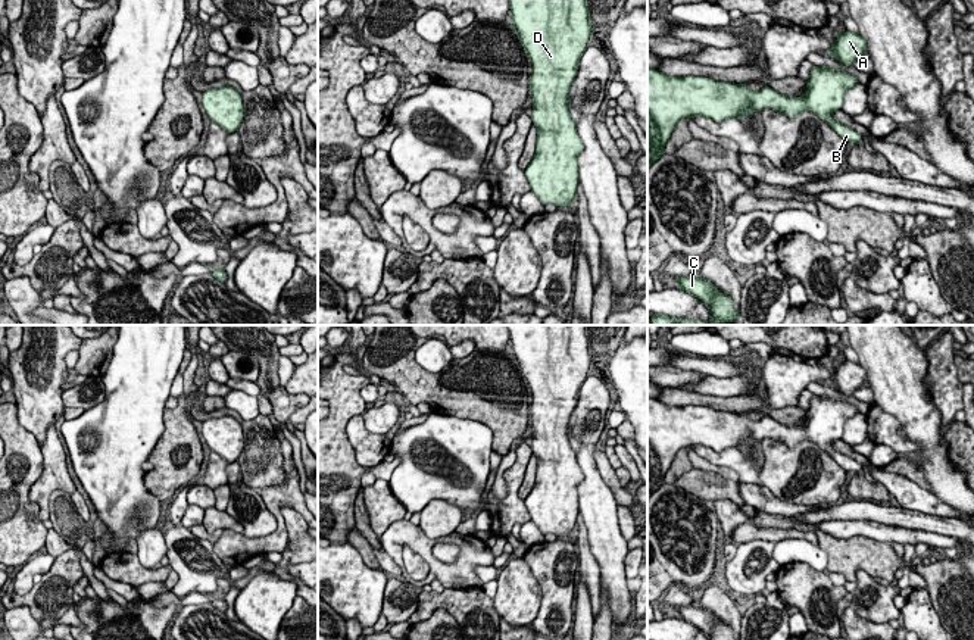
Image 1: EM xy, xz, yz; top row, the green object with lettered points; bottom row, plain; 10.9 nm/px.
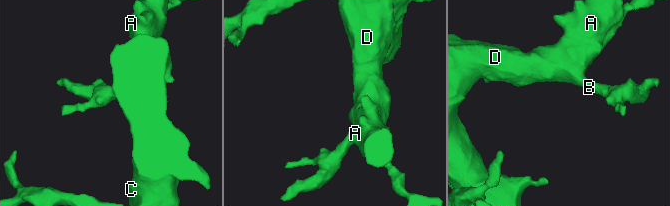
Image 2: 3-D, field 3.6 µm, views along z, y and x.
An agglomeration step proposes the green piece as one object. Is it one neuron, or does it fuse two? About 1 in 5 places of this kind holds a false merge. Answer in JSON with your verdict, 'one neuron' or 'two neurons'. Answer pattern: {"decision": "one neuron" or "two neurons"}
{"decision": "one neuron"}

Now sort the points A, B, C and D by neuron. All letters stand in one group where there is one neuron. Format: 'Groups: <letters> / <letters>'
Groups: A B C D

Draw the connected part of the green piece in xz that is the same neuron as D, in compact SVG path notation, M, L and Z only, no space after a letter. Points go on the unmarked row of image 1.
M587 325L506 327L511 355L533 394L531 450L537 458L537 472L524 502L543 534L574 537L580 512L578 484L584 475L568 440L568 428L594 360Z

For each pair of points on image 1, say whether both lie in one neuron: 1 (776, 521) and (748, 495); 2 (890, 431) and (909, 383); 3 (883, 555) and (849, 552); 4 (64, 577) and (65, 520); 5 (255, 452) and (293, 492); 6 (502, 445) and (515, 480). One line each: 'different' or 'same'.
1: different
2: different
3: same
4: same
5: different
6: different

